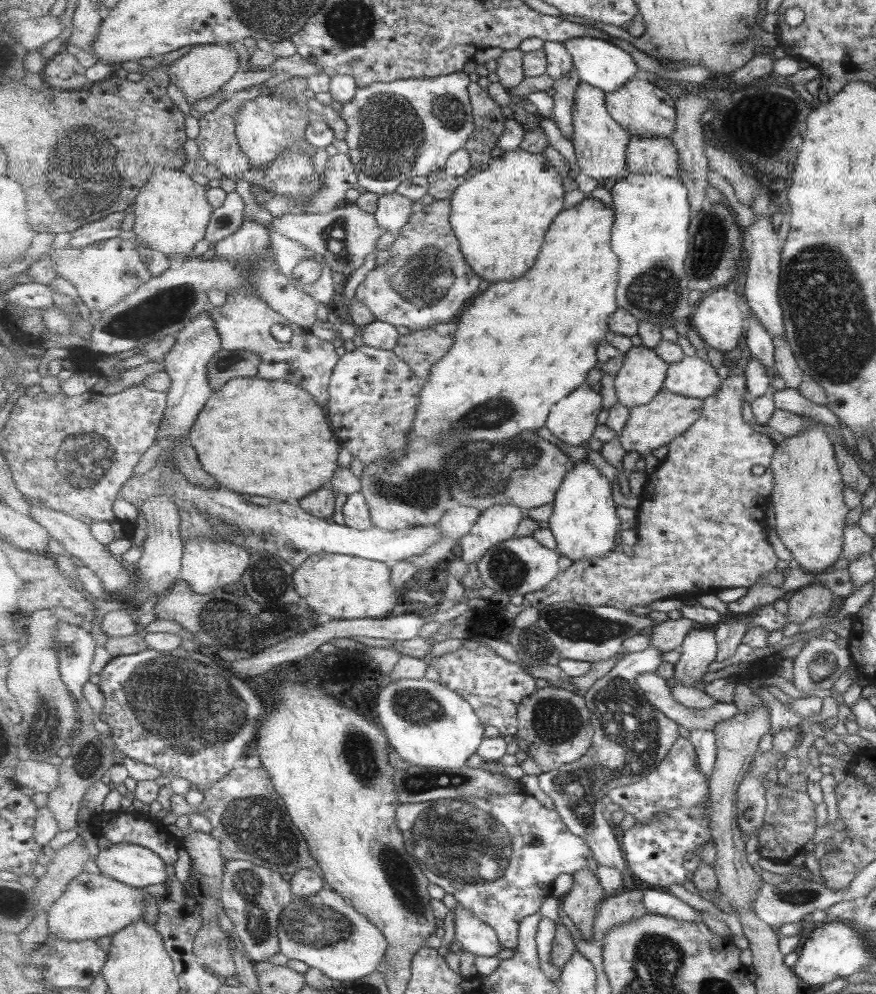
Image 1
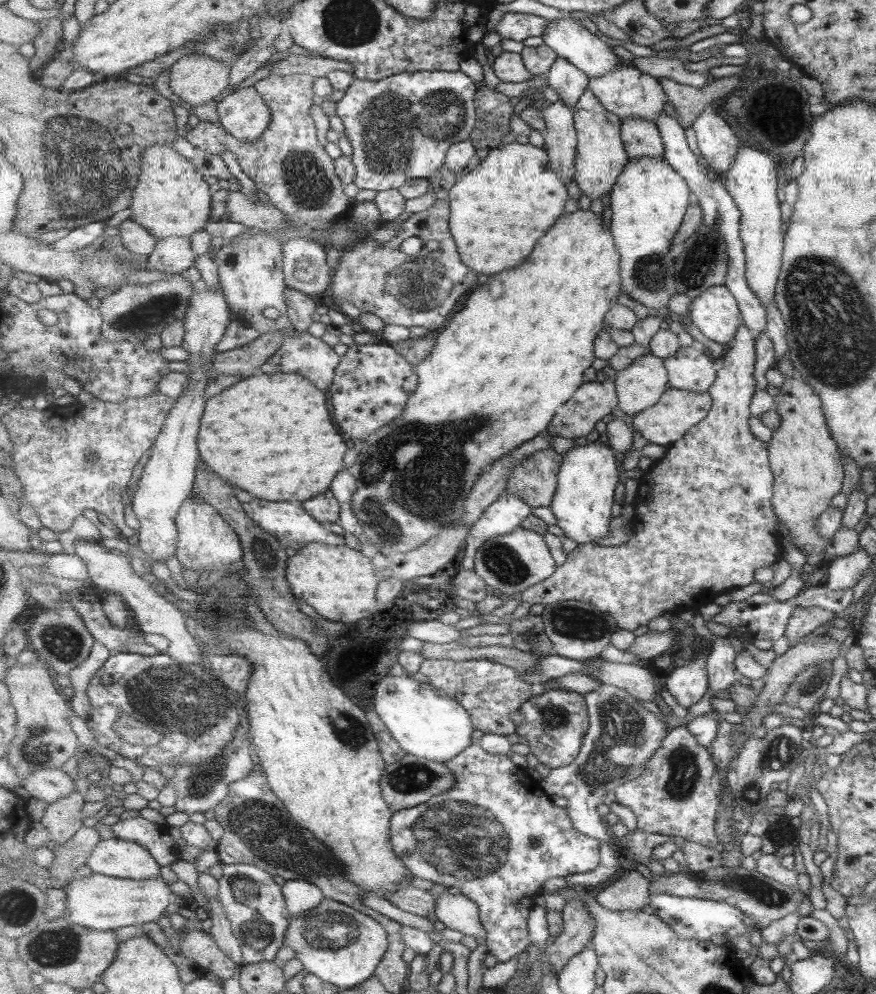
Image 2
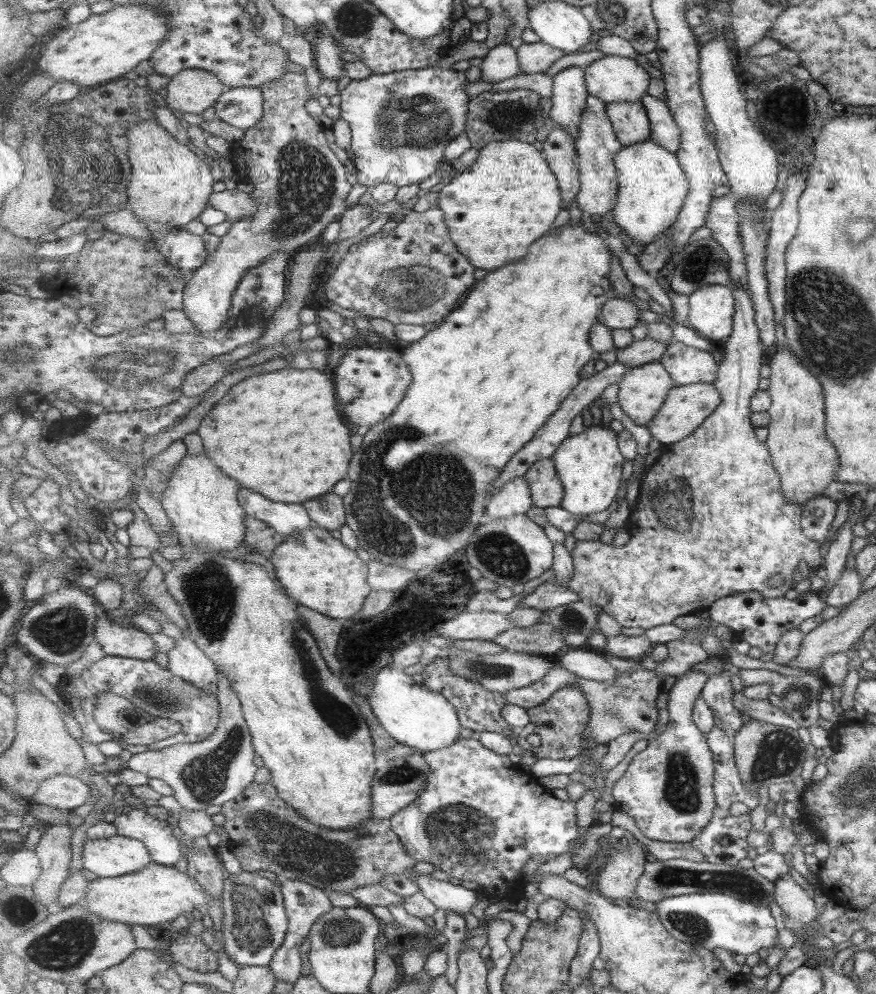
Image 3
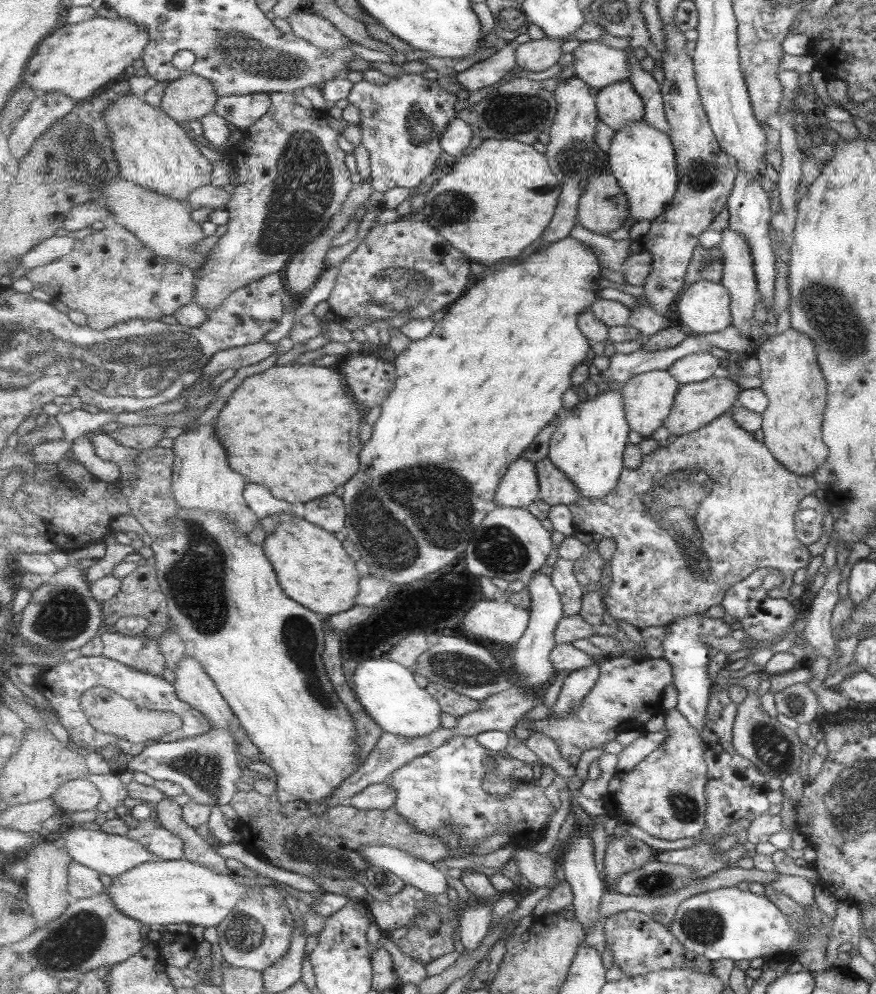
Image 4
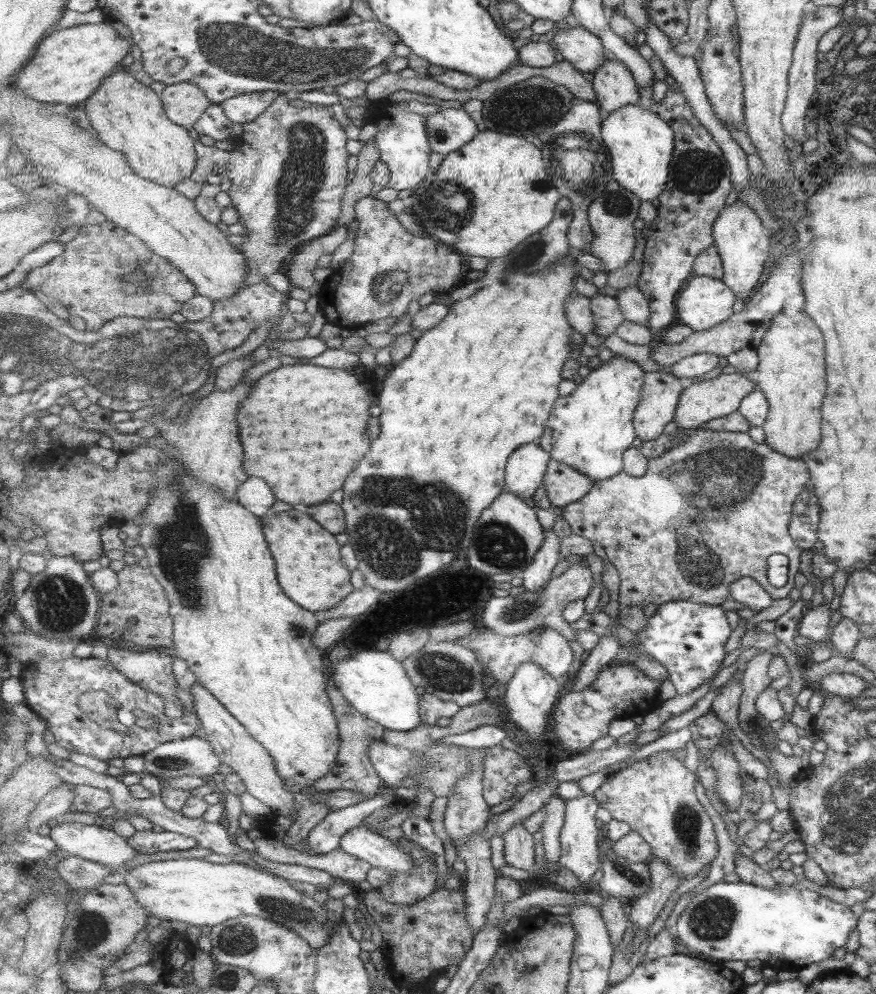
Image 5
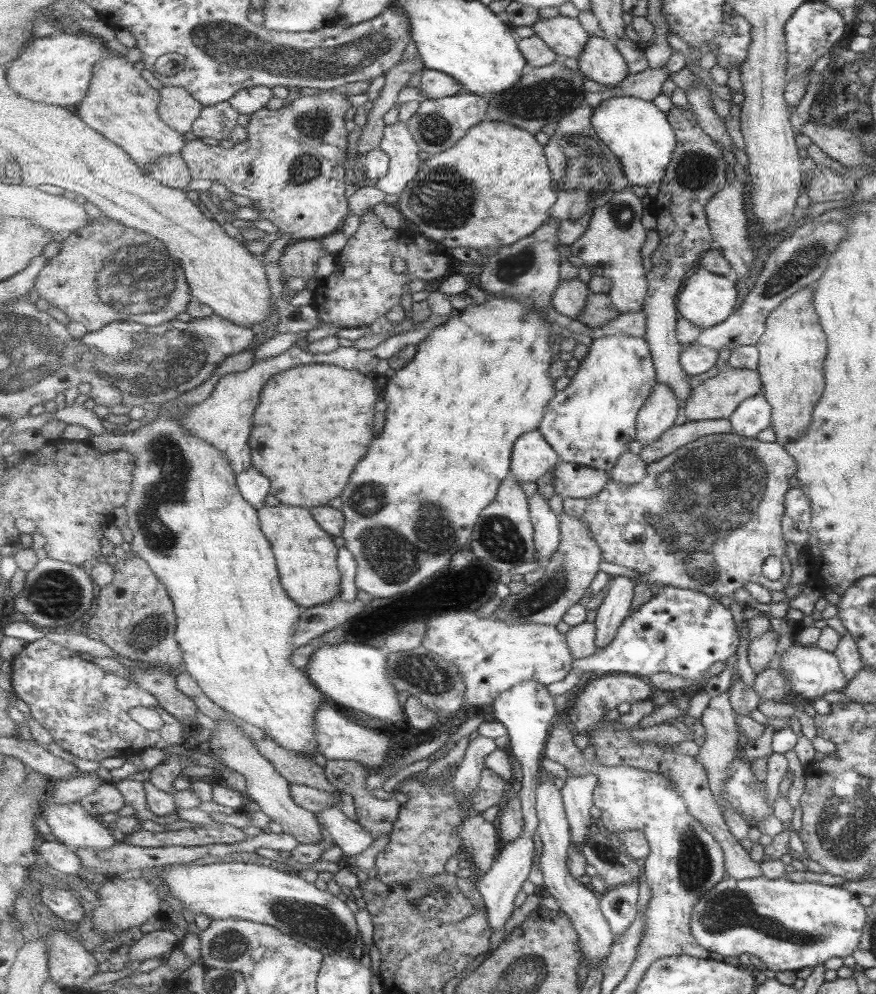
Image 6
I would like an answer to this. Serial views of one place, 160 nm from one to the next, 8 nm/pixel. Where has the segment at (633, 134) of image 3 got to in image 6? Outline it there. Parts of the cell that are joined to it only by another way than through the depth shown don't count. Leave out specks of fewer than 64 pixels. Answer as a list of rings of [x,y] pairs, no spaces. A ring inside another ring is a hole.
[[[592,35],[578,66],[585,77],[607,87],[619,87],[629,74],[629,64],[615,41]]]

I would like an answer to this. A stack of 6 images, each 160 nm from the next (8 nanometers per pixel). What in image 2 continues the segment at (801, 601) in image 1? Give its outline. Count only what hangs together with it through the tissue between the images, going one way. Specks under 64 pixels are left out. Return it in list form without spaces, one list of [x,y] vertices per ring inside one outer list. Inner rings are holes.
[[[795,608],[789,616],[788,623],[785,627],[784,636],[787,638],[789,646],[791,643],[811,633],[817,626],[825,625],[829,620],[834,619],[835,615],[821,608]]]

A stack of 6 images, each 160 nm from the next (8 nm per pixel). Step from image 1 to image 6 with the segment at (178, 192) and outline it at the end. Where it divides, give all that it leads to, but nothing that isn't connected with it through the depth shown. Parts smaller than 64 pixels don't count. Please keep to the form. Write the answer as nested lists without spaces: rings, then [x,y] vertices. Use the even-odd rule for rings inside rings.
[[[113,51],[107,52],[103,61],[93,69],[92,88],[85,100],[79,104],[77,114],[90,128],[120,145],[141,168],[147,170],[162,156],[179,154],[185,148],[187,140],[183,133],[177,132],[161,120],[160,92],[153,88],[142,72],[137,72],[133,65],[127,62],[125,57]]]

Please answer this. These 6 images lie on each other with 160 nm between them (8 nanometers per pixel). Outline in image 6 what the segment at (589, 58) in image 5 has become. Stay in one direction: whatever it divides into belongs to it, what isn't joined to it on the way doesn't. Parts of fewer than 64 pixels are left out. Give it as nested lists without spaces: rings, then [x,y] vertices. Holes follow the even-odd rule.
[[[577,17],[540,18],[532,29],[561,58],[581,59],[592,37]]]

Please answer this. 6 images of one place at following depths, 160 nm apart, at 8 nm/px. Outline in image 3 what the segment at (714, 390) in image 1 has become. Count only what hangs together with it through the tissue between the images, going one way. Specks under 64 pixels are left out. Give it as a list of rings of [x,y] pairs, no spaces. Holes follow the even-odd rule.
[[[671,342],[660,360],[676,381],[676,386],[697,383],[714,384],[718,380],[720,364],[710,350],[700,350],[683,342]]]

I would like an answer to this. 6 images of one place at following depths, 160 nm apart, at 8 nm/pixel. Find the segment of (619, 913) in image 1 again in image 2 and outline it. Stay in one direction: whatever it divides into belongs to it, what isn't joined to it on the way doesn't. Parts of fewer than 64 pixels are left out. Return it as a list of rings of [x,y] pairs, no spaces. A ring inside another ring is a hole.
[[[634,867],[631,871],[621,873],[617,879],[619,880],[603,887],[596,896],[605,908],[629,911],[648,909],[653,892],[647,872]]]

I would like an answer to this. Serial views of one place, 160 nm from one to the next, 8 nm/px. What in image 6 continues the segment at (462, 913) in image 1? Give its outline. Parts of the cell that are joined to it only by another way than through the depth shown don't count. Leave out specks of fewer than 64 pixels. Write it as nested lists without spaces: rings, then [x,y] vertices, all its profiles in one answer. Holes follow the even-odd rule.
[[[340,805],[330,806],[317,812],[317,816],[318,822],[325,824],[325,828],[335,839],[336,845],[347,856],[363,854],[371,848],[373,840],[376,840],[371,832],[365,830],[361,824],[349,820],[341,811]]]

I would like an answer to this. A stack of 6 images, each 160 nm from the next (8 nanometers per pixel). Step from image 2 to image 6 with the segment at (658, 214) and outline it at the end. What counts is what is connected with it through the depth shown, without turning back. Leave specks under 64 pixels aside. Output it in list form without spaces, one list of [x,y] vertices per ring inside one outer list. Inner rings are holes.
[[[635,96],[610,98],[594,110],[592,124],[601,140],[620,157],[631,186],[647,189],[664,180],[677,148],[677,135],[668,114],[661,112],[652,101]]]

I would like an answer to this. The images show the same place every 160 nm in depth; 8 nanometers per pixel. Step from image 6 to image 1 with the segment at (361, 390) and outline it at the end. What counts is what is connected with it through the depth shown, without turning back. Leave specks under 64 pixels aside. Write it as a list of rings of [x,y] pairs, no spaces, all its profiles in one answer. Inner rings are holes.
[[[240,377],[231,379],[219,389],[219,392],[214,391],[208,402],[209,404],[205,405],[204,410],[197,417],[188,437],[198,452],[203,468],[209,474],[213,474],[221,486],[227,486],[241,494],[279,498],[283,502],[289,498],[297,498],[291,500],[291,503],[299,503],[307,512],[322,519],[330,519],[335,514],[337,496],[333,494],[331,488],[329,490],[319,490],[319,488],[323,488],[323,482],[329,482],[336,475],[335,466],[339,468],[339,464],[335,462],[337,456],[340,456],[341,444],[337,436],[333,438],[333,430],[327,422],[323,408],[313,400],[309,392],[285,380]]]

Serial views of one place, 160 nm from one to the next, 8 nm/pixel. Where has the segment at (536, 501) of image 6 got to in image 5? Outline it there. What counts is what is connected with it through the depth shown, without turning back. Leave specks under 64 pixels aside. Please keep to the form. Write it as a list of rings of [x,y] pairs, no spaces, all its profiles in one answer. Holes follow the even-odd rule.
[[[545,530],[545,543],[541,551],[537,553],[535,561],[522,574],[522,586],[531,593],[539,593],[552,582],[553,570],[555,566],[564,560],[561,559],[561,544],[557,534],[550,530]]]

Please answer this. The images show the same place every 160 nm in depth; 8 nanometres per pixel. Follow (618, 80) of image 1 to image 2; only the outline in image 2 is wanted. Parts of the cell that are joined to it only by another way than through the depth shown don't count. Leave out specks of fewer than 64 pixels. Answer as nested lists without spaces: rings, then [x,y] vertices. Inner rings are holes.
[[[573,17],[558,18],[551,20],[548,24],[548,31],[544,34],[545,44],[553,48],[554,52],[561,58],[565,58],[571,64],[576,65],[581,71],[589,76],[589,79],[611,75],[615,68],[621,67],[624,60],[620,60],[619,56],[613,52],[613,48],[609,44],[605,44],[601,37],[591,34],[587,28],[584,28]]]

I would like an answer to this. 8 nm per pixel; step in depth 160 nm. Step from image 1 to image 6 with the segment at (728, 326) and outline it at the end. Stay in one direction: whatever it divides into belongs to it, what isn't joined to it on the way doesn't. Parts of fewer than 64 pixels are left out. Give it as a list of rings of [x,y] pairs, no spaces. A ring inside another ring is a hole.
[[[697,267],[684,282],[678,300],[678,311],[686,318],[705,330],[724,323],[737,310],[737,286],[733,277],[726,277],[711,272],[709,269]]]

